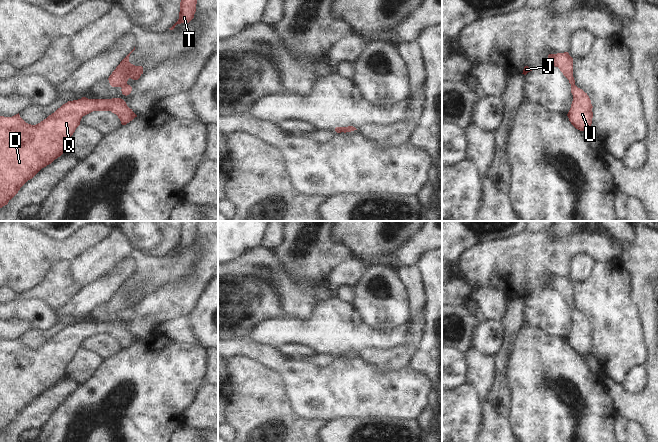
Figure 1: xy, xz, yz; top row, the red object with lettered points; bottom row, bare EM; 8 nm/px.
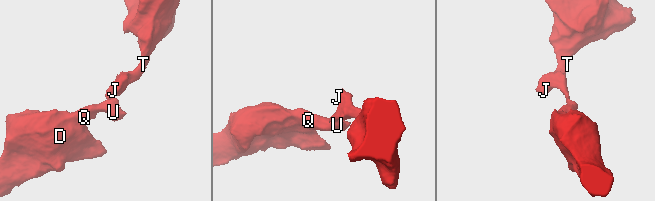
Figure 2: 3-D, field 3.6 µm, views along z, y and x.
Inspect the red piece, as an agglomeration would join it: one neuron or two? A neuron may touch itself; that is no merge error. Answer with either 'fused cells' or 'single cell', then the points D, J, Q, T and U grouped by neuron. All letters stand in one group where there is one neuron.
fused cells | D Q U / J T

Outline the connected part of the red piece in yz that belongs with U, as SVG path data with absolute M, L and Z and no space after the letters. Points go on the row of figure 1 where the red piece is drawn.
M576 85L571 86L573 101L567 114L571 124L580 131L591 128L593 112L589 96Z

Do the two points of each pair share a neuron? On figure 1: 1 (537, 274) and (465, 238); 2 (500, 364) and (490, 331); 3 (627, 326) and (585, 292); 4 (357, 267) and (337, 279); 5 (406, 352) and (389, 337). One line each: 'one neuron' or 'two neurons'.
1: two neurons
2: two neurons
3: one neuron
4: one neuron
5: two neurons

